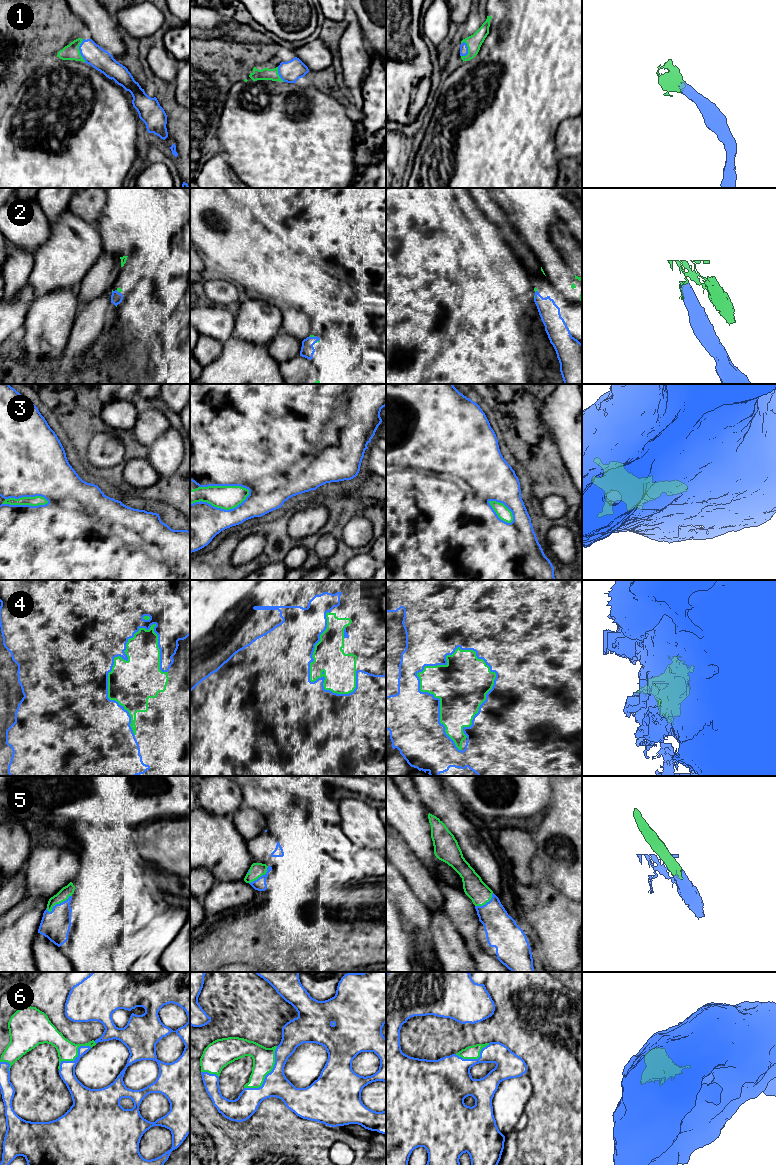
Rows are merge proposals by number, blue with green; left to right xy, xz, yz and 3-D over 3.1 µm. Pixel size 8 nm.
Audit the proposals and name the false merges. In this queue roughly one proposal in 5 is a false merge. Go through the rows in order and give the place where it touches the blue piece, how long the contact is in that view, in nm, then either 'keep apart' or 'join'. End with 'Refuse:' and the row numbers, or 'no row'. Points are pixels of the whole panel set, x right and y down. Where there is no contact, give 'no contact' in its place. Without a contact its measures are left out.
1: contact xy (79, 49); length 190 nm; join
2: contact xz (312, 337); length 60 nm; keep apart
3: contact xz (221, 509); length 500 nm; join
4: contact yz (423, 692); length 850 nm; join
5: contact xy (58, 904); length 240 nm; join
6: contact xz (267, 1074); length 440 nm; join
Refuse: 2

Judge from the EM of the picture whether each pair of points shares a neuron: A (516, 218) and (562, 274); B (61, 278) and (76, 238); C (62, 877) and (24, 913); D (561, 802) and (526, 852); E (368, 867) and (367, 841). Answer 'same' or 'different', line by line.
A: same
B: same
C: different
D: different
E: different

